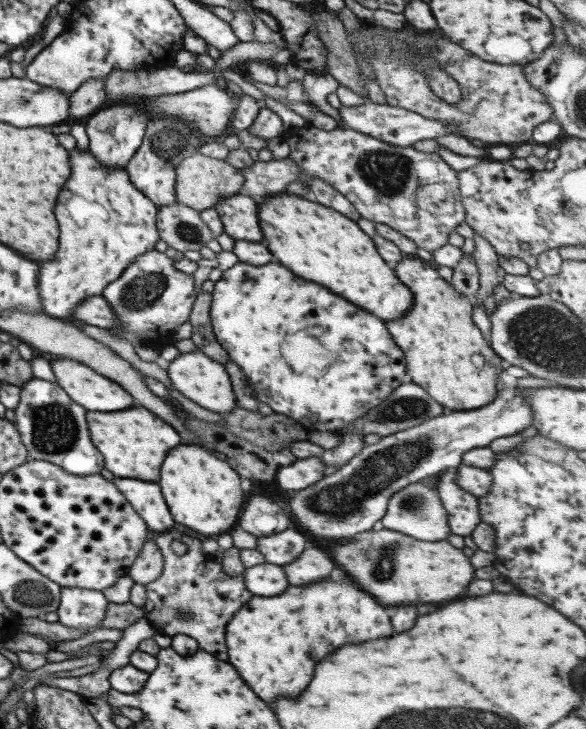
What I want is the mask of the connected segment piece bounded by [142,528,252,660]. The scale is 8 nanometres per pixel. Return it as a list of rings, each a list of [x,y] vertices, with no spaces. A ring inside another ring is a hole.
[[[169,530],[159,534],[154,543],[162,554],[162,569],[159,576],[144,584],[145,602],[142,606],[144,617],[160,635],[168,637],[185,634],[196,640],[198,648],[213,655],[217,660],[227,660],[225,652],[225,625],[252,597],[245,588],[242,573],[229,577],[215,563],[212,557],[201,551],[201,541],[181,534],[179,530]],[[171,540],[179,540],[187,545],[184,555],[175,555],[169,547]]]

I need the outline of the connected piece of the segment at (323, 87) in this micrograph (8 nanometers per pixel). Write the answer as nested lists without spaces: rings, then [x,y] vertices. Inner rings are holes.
[[[306,72],[301,83],[305,95],[309,98],[309,103],[319,111],[332,117],[340,129],[345,129],[346,126],[341,120],[338,110],[327,104],[326,101],[329,94],[336,91],[339,85],[338,82],[328,72],[324,75]]]

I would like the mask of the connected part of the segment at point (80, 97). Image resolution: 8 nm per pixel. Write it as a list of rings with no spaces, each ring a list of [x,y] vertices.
[[[105,77],[86,80],[75,92],[69,95],[69,122],[85,121],[105,105]]]

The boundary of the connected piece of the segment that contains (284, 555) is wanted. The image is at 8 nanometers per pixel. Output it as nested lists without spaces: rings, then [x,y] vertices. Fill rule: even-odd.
[[[286,529],[269,536],[256,537],[255,549],[259,550],[269,564],[289,564],[308,545],[300,531]]]

